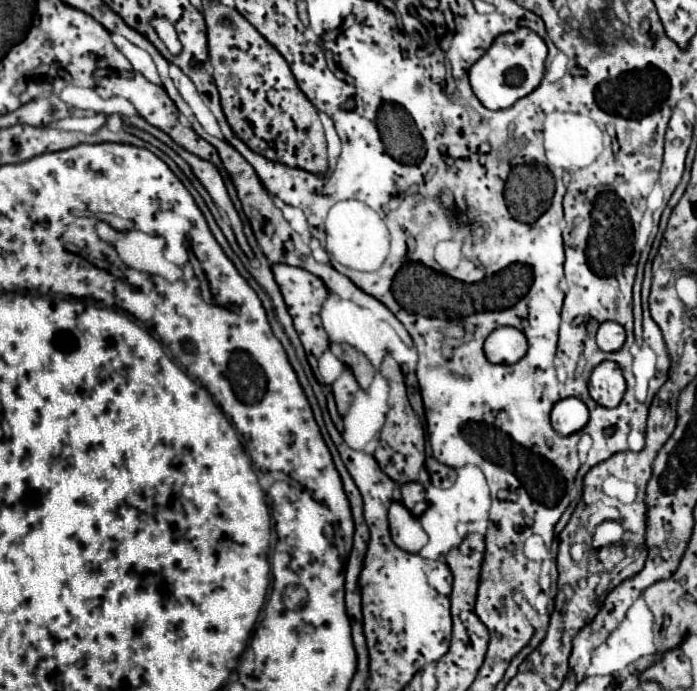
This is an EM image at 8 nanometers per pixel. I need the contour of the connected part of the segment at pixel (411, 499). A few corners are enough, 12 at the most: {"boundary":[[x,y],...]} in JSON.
{"boundary":[[402,483],[402,503],[412,509],[424,499],[420,483]]}

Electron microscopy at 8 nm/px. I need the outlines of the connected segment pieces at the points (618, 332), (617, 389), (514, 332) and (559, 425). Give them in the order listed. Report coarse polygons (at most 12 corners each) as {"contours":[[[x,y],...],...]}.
{"contours":[[[602,323],[596,343],[602,351],[618,351],[624,345],[624,327]],[[602,361],[590,375],[598,405],[616,407],[626,381],[614,361]],[[496,327],[484,341],[490,363],[512,365],[528,343],[516,327]],[[576,397],[552,407],[552,427],[572,435],[588,423],[588,407]]]}

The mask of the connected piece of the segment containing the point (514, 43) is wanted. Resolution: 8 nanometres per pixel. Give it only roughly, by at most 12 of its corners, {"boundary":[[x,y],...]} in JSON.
{"boundary":[[532,29],[500,35],[470,69],[488,109],[508,109],[544,77]]}

